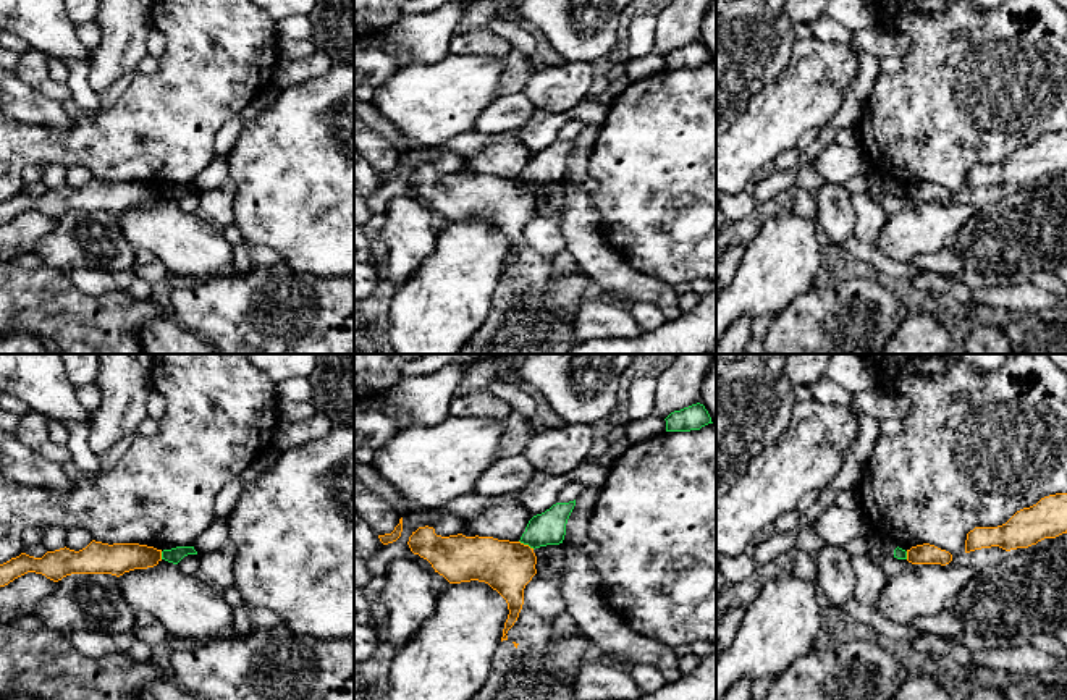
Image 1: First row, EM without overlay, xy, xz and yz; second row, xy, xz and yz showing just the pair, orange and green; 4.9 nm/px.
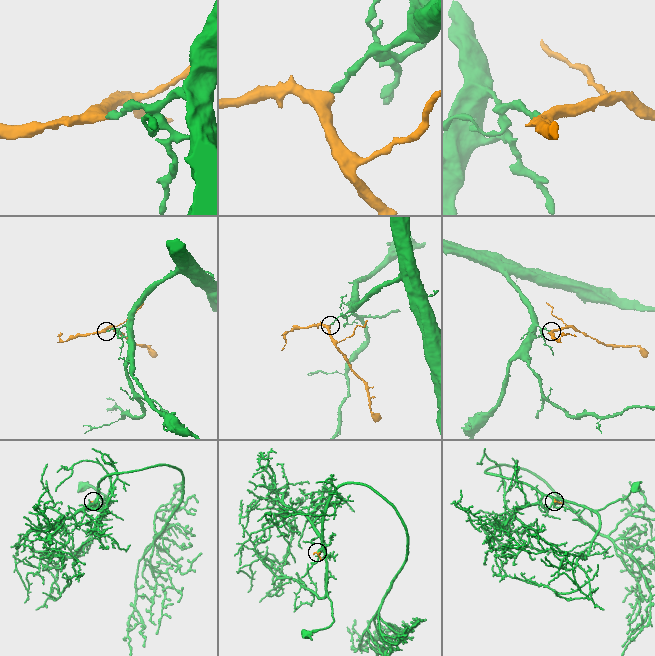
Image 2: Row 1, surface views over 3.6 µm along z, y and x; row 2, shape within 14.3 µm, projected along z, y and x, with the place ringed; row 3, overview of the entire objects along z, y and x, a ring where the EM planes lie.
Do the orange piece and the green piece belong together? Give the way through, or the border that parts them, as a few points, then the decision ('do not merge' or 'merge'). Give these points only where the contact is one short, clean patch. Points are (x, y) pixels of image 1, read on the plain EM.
border along xz (519, 178), (534, 186); do not merge

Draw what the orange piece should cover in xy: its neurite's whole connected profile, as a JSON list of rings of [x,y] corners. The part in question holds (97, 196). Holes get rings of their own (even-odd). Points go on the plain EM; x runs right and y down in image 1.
[[[92,178],[86,186],[74,189],[60,186],[47,189],[42,196],[21,191],[0,202],[0,225],[15,217],[36,210],[58,220],[71,212],[123,213],[134,207],[154,205],[162,199],[162,188],[139,181],[102,181]]]

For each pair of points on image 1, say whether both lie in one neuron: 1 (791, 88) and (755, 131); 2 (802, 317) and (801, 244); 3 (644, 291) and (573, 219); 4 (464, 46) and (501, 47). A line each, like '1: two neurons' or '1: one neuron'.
1: one neuron
2: two neurons
3: one neuron
4: one neuron

